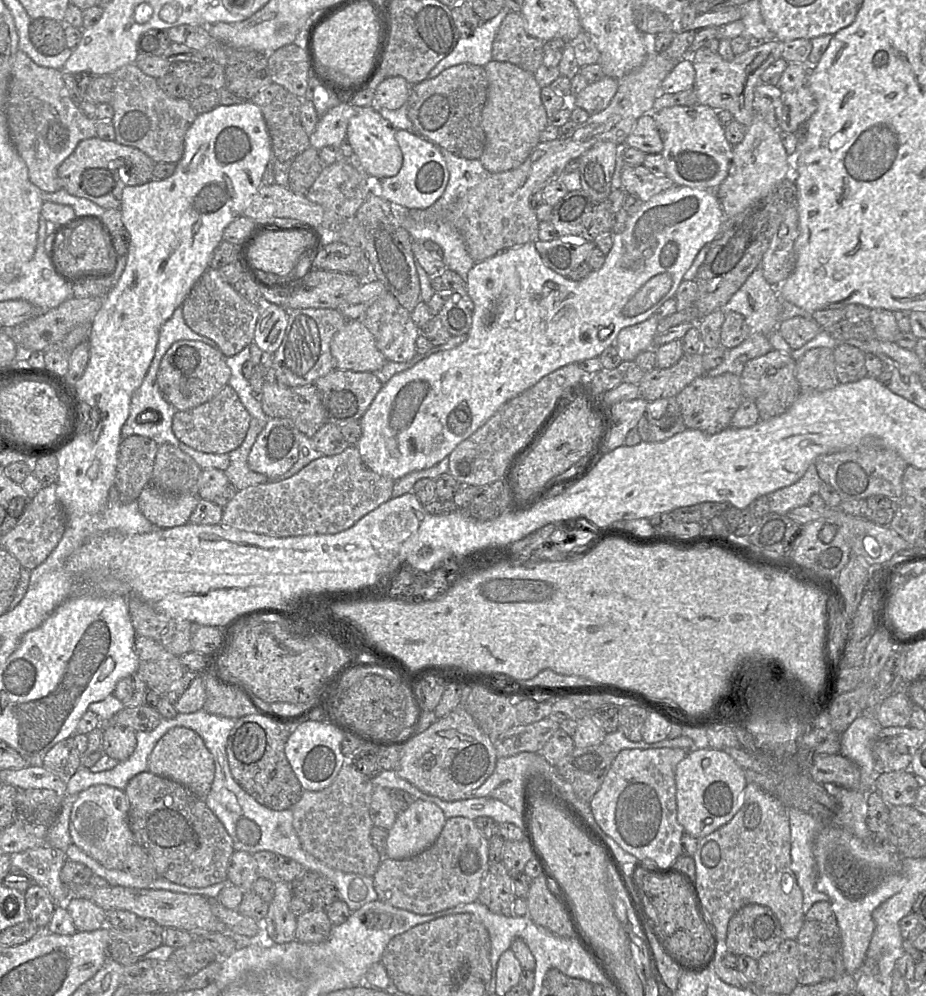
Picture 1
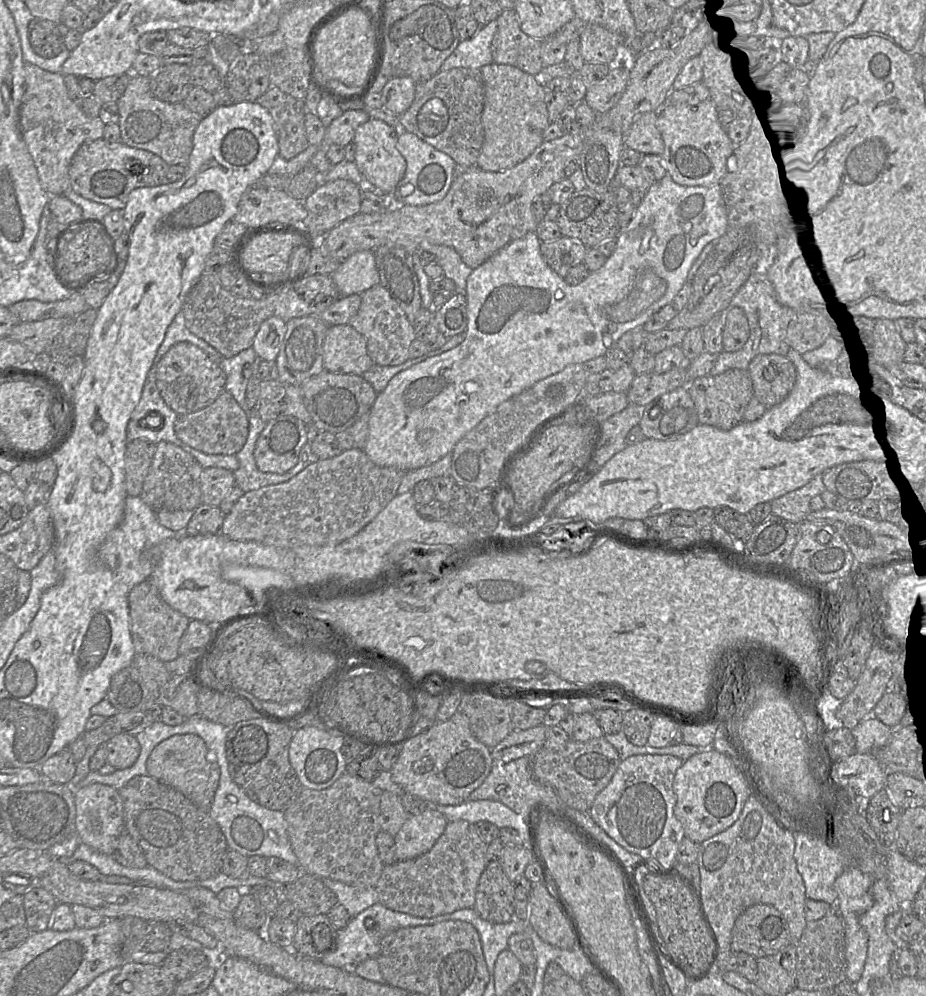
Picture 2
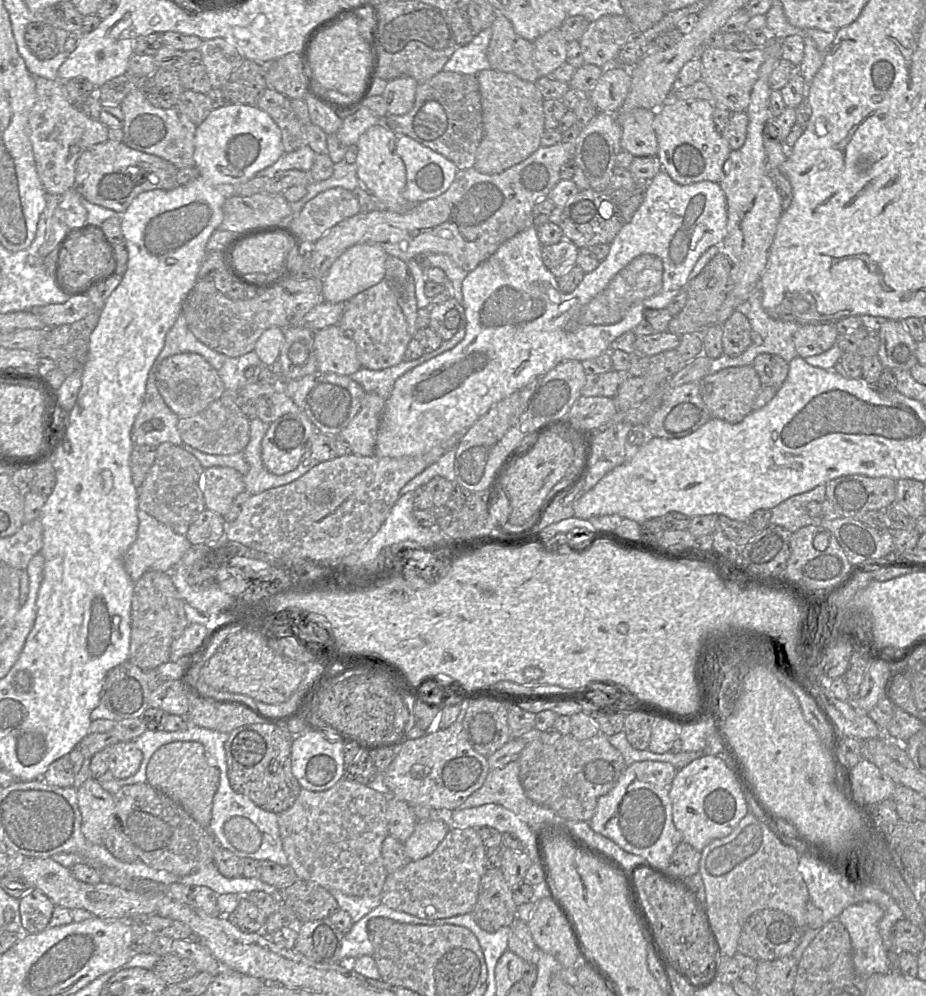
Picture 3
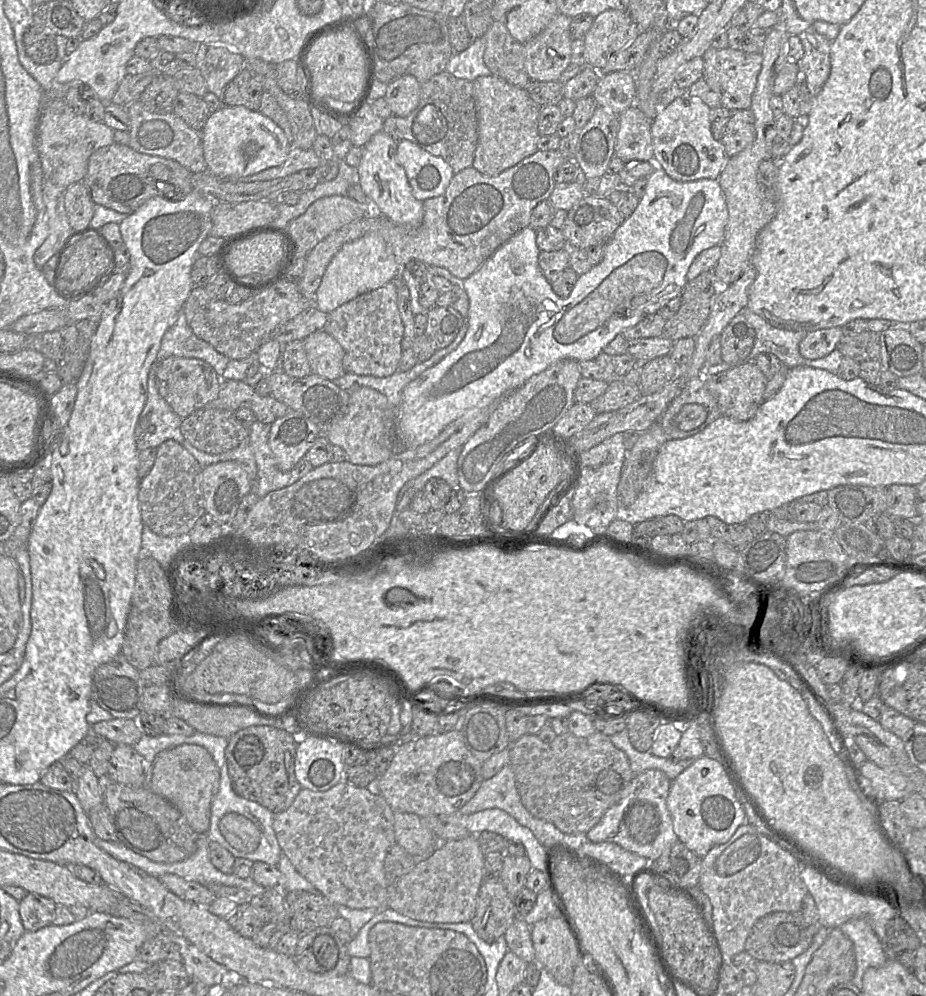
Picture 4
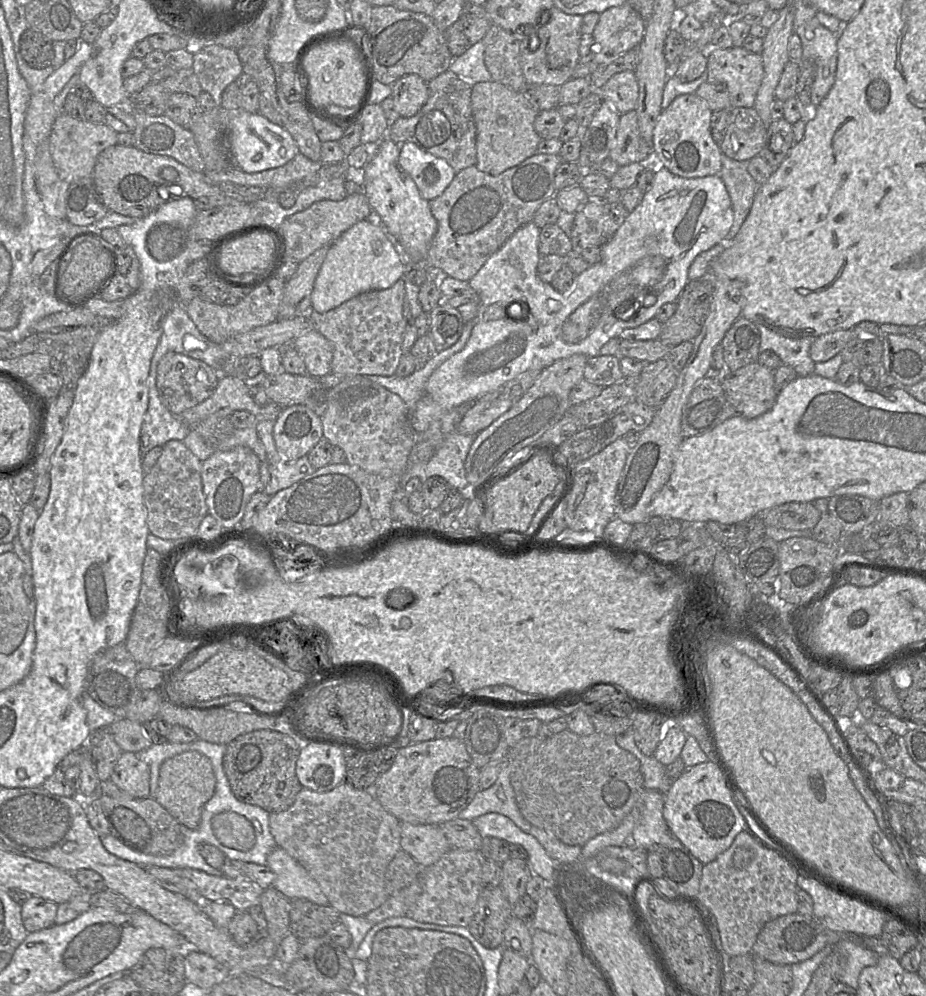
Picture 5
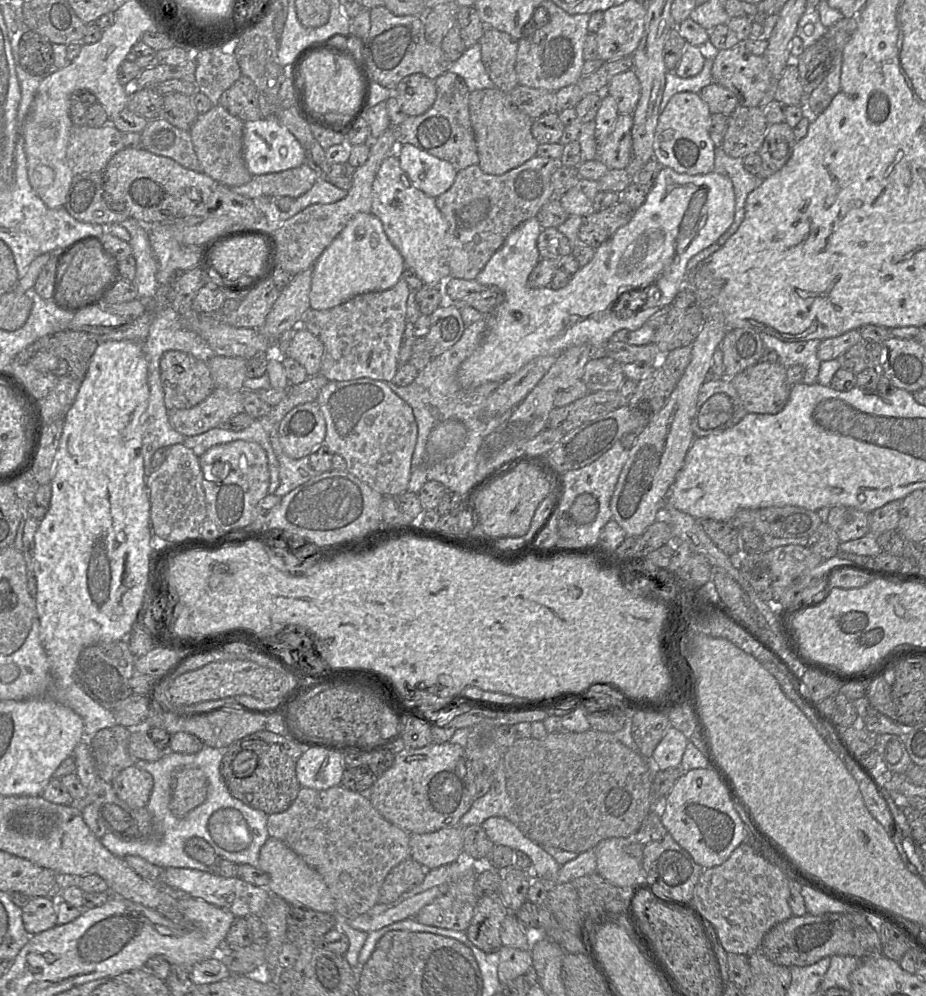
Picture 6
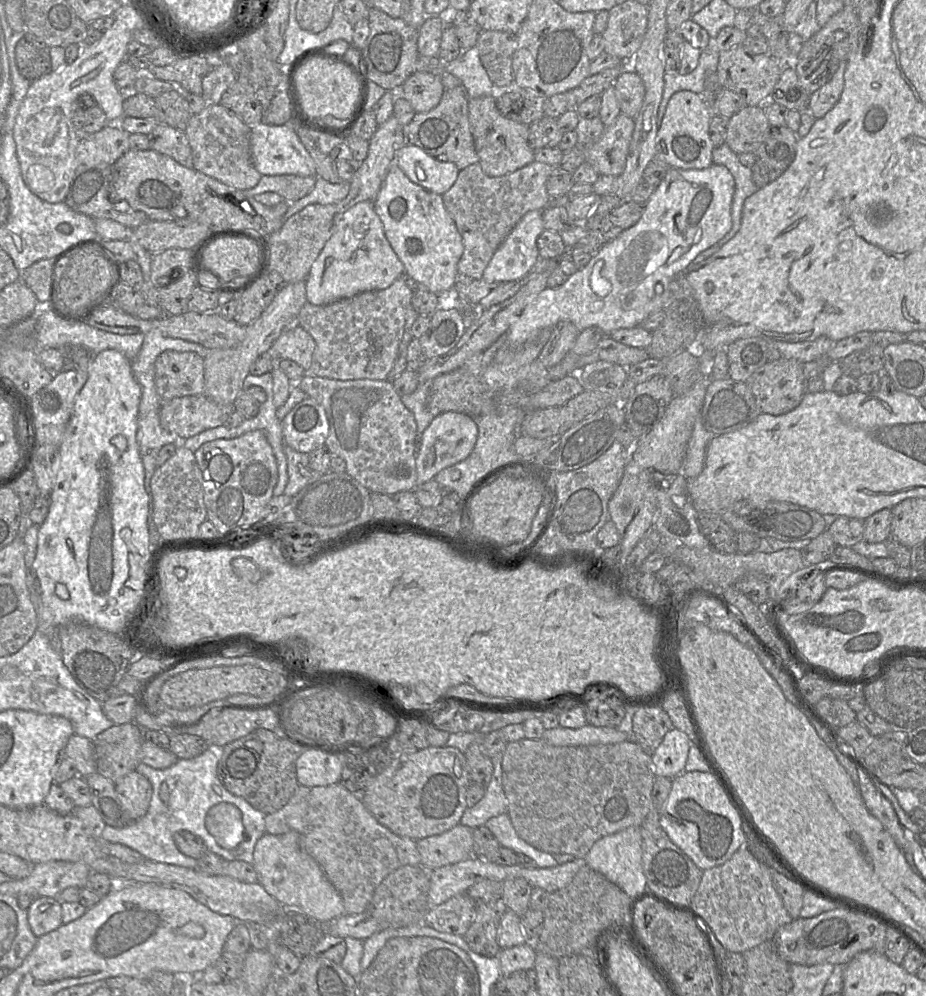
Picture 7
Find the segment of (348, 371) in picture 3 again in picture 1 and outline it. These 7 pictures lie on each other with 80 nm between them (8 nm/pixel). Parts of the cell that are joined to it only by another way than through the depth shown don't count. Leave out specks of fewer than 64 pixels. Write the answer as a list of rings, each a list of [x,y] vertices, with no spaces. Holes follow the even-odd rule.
[[[348,320],[333,336],[330,351],[334,359],[334,367],[339,370],[374,373],[387,362],[385,356],[377,348],[374,336],[361,320]]]

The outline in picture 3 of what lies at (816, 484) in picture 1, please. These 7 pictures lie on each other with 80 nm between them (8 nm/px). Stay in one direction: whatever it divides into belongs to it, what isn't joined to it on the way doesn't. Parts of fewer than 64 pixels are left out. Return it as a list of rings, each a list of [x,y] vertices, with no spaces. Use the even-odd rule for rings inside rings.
[[[825,484],[794,495],[771,509],[770,523],[781,526],[790,532],[795,532],[807,525],[819,524],[819,519],[814,519],[807,514],[806,505],[810,501],[822,503],[825,499]]]

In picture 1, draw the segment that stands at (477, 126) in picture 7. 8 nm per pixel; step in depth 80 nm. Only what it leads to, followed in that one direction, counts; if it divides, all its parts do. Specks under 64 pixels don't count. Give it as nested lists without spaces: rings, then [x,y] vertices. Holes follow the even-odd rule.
[[[491,60],[484,69],[488,80],[487,98],[481,112],[481,126],[485,134],[484,150],[479,158],[490,173],[504,172],[519,167],[539,143],[541,132],[549,125],[549,119],[541,100],[541,86],[534,74],[509,62]]]

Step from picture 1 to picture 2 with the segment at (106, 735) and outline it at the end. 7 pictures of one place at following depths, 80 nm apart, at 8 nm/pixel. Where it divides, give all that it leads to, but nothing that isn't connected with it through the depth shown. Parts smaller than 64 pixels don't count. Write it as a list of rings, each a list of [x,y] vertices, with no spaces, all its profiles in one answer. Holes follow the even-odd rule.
[[[118,734],[103,746],[107,751],[107,763],[116,770],[131,767],[137,761],[141,751],[136,736],[131,734]]]

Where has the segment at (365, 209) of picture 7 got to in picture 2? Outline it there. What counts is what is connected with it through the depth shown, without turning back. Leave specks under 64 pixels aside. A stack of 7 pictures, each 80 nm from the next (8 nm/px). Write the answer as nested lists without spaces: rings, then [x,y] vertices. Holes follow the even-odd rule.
[[[372,250],[352,254],[330,276],[341,297],[361,295],[380,281]]]

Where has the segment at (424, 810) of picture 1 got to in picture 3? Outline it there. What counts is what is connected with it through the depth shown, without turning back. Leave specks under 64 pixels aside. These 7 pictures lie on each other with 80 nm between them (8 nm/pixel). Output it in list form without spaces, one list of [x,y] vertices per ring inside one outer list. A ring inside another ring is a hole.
[[[442,820],[417,822],[411,836],[403,843],[409,860],[421,860],[432,854],[449,831],[449,825]]]

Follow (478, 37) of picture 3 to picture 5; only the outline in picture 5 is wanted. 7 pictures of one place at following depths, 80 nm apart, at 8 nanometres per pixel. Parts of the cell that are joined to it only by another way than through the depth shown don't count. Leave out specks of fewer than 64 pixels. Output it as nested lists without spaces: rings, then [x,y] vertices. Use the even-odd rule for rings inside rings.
[[[482,40],[470,45],[460,56],[454,57],[449,70],[457,74],[471,87],[478,82],[491,81],[492,76],[484,63],[484,43]]]

